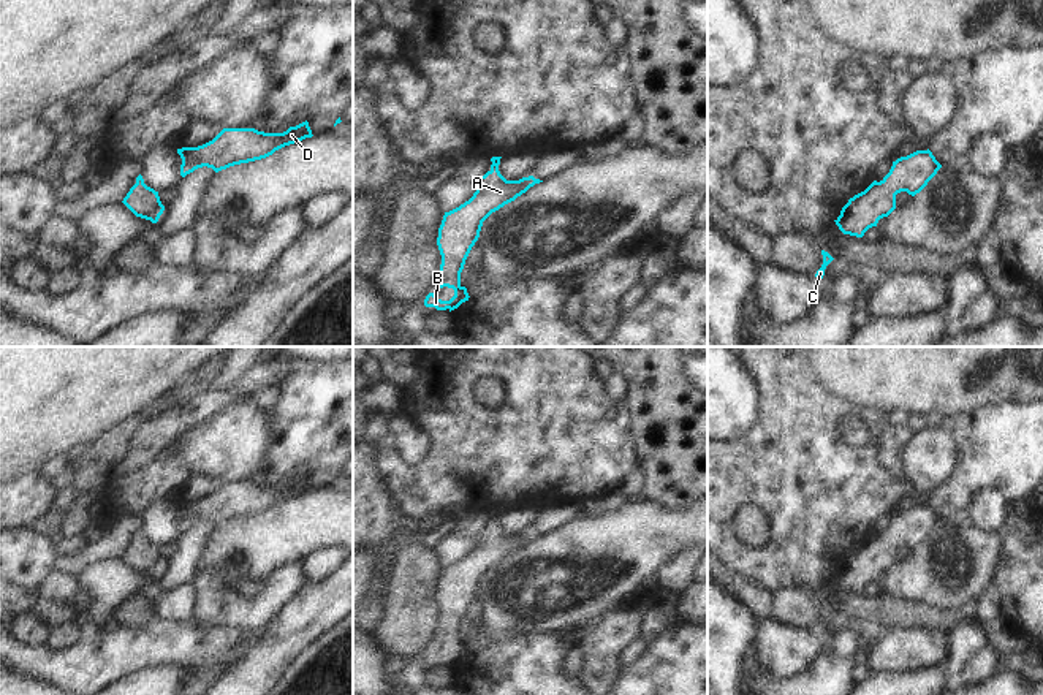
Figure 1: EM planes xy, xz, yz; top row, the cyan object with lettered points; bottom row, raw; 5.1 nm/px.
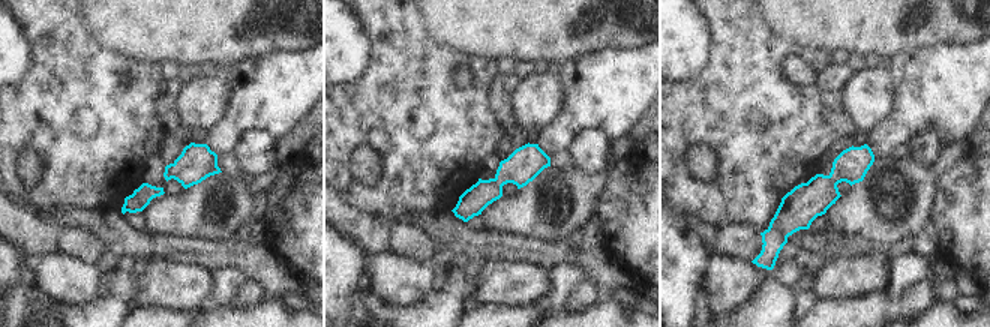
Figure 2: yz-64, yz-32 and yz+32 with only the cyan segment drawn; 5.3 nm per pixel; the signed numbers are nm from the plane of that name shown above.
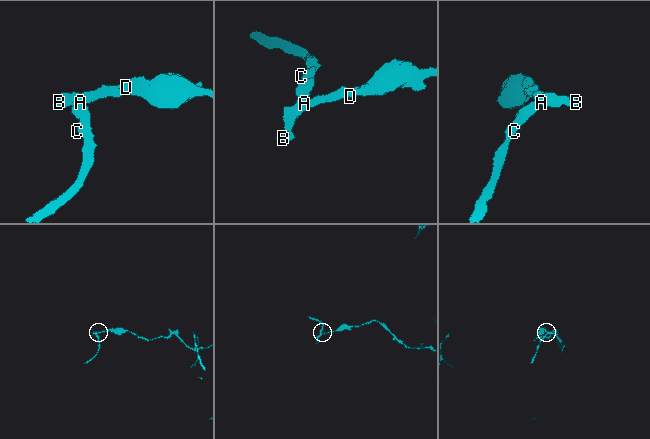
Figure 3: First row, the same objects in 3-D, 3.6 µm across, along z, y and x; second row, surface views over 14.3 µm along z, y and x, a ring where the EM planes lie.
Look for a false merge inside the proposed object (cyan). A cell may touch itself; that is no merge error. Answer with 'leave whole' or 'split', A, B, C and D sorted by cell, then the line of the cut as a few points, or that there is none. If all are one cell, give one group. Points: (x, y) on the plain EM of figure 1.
leave whole | A B C D | no cut

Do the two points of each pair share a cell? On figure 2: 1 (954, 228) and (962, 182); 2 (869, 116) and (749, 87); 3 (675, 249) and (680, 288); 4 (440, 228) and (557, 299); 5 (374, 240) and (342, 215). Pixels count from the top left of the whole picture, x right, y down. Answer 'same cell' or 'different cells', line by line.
1: same cell
2: different cells
3: same cell
4: different cells
5: same cell

